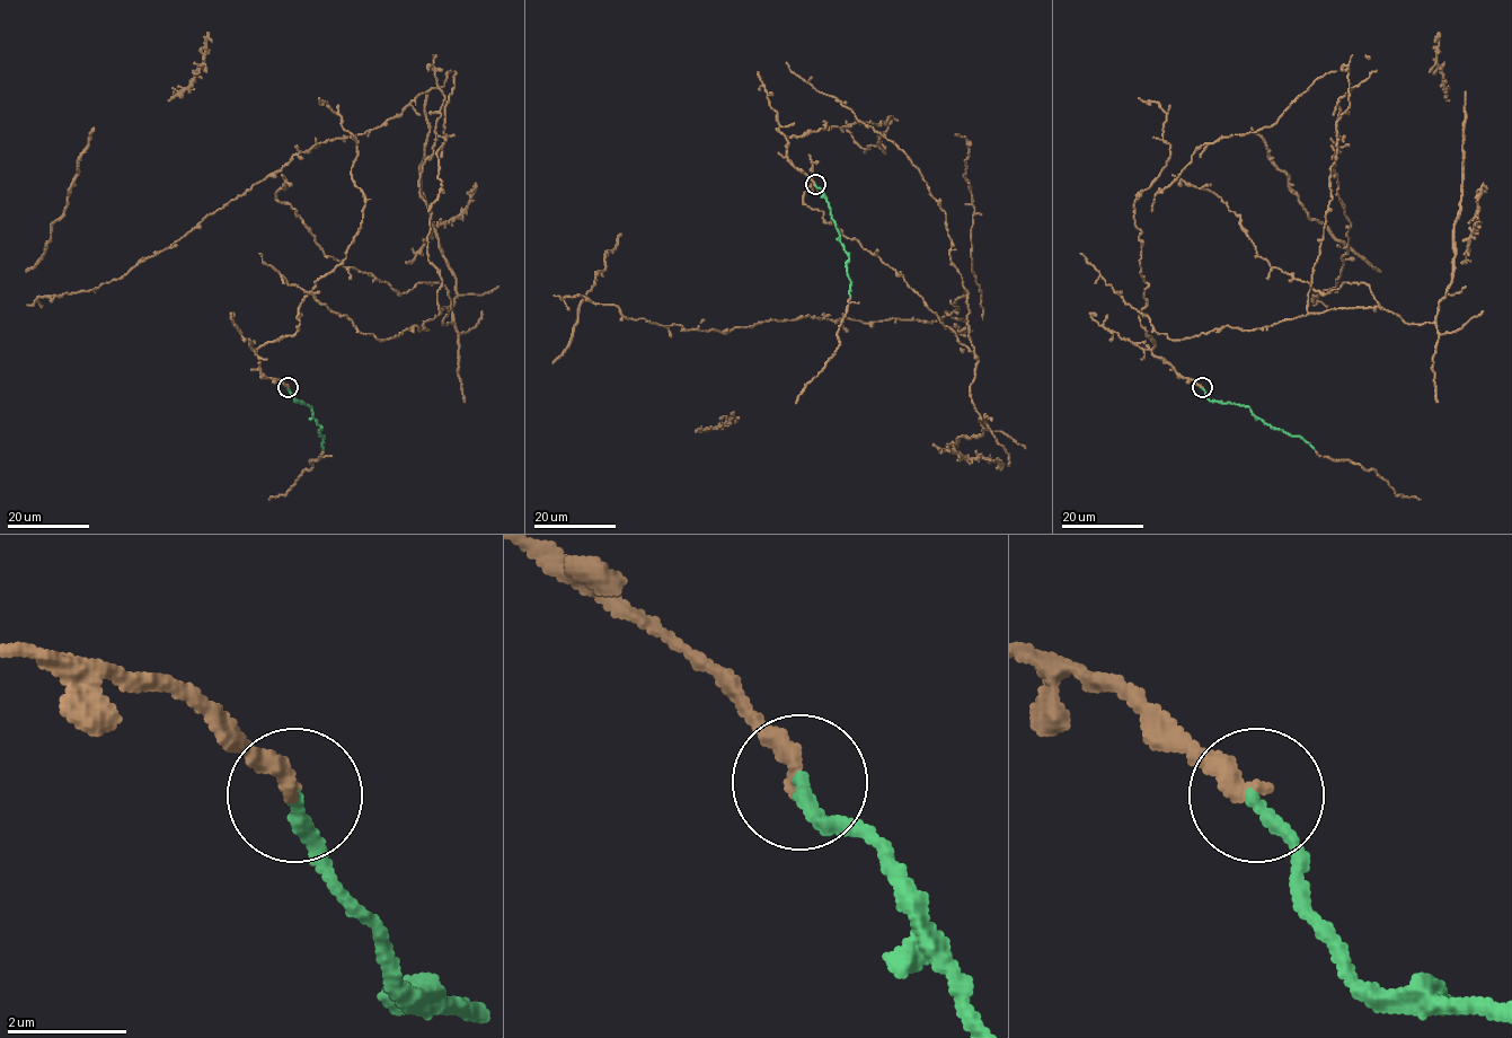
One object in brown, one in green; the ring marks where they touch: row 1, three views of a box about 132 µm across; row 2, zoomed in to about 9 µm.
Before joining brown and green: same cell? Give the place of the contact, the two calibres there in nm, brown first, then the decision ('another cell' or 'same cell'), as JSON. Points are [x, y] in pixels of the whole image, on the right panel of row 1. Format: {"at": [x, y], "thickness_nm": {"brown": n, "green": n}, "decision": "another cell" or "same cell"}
{"at": [1202, 387], "thickness_nm": {"brown": 340, "green": 240}, "decision": "same cell"}

